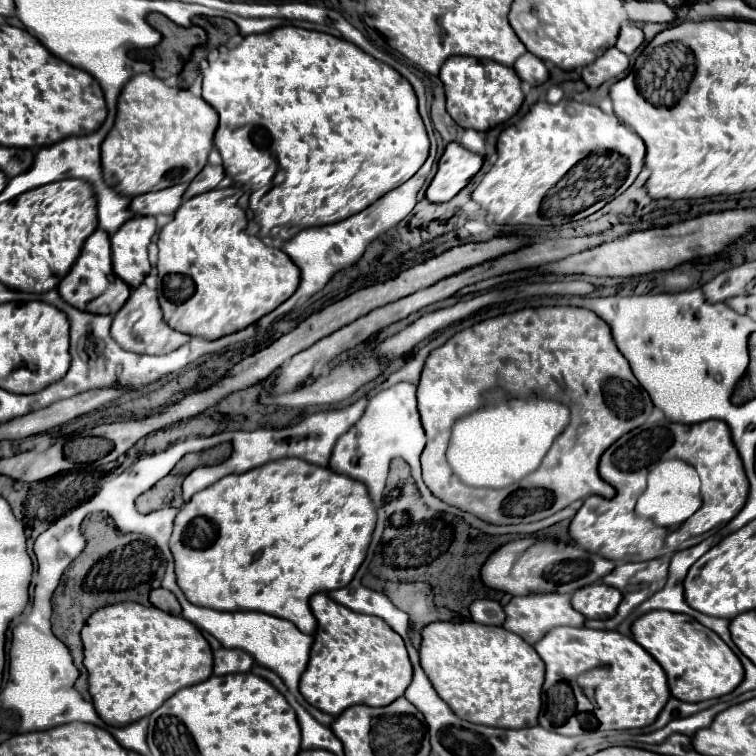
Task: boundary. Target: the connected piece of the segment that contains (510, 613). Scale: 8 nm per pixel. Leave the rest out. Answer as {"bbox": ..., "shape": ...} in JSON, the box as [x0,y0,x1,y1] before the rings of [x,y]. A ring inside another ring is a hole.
{"bbox":[502,593,586,645],"shape":[[[538,593],[538,595],[526,595],[526,597],[512,597],[508,605],[504,605],[506,611],[506,623],[502,625],[504,629],[520,635],[526,643],[536,645],[542,635],[546,635],[550,629],[560,627],[560,625],[572,625],[572,627],[582,627],[586,617],[582,617],[570,603],[572,595],[566,593]]]}

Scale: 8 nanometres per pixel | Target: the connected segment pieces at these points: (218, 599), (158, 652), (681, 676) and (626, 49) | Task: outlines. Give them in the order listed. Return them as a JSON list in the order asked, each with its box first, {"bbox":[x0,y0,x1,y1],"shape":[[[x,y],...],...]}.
[{"bbox":[170,459,376,635],"shape":[[[278,459],[274,463],[266,463],[258,469],[246,471],[242,475],[228,475],[222,477],[220,481],[216,481],[214,485],[210,485],[208,489],[196,493],[178,513],[176,521],[174,521],[174,533],[170,537],[170,549],[176,561],[176,577],[178,577],[178,585],[180,589],[188,595],[190,603],[194,605],[204,605],[210,609],[220,609],[220,611],[262,611],[262,613],[270,613],[270,615],[278,615],[282,619],[290,619],[300,631],[306,631],[308,635],[314,635],[316,629],[316,617],[310,609],[310,597],[318,591],[332,591],[332,589],[340,589],[346,587],[352,577],[356,575],[358,567],[362,565],[362,561],[366,559],[368,553],[368,545],[372,541],[372,533],[376,527],[376,509],[374,503],[368,495],[368,489],[356,481],[350,479],[346,475],[338,475],[328,467],[318,467],[318,465],[310,465],[302,459]]]},{"bbox":[82,603,212,727],"shape":[[[114,603],[94,611],[82,629],[82,643],[92,703],[112,727],[150,715],[178,689],[212,677],[212,649],[200,629],[152,605]]]},{"bbox":[632,611,744,703],"shape":[[[650,611],[632,623],[632,637],[640,643],[666,671],[670,693],[688,703],[716,699],[734,691],[744,679],[744,667],[736,653],[716,635],[690,615],[670,611]]]},{"bbox":[616,25,644,55],"shape":[[[624,25],[620,29],[618,41],[616,41],[616,49],[620,49],[626,55],[632,55],[642,43],[644,43],[642,29],[640,27],[634,27],[634,25]]]}]

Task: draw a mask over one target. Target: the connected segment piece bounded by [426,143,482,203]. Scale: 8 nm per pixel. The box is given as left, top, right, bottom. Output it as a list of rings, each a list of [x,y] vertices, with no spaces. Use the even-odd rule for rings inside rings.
[[[450,143],[440,157],[438,173],[434,175],[430,187],[426,189],[426,199],[430,203],[446,203],[458,195],[470,179],[480,171],[482,155],[466,151],[458,143]]]

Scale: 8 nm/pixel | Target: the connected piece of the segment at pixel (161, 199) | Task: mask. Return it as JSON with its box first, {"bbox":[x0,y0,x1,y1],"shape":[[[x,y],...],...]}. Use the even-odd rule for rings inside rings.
{"bbox":[130,185,186,215],"shape":[[[174,185],[162,191],[154,191],[154,193],[146,193],[146,195],[138,195],[132,199],[130,209],[136,215],[172,215],[180,203],[182,203],[182,193],[186,191],[186,185]]]}

